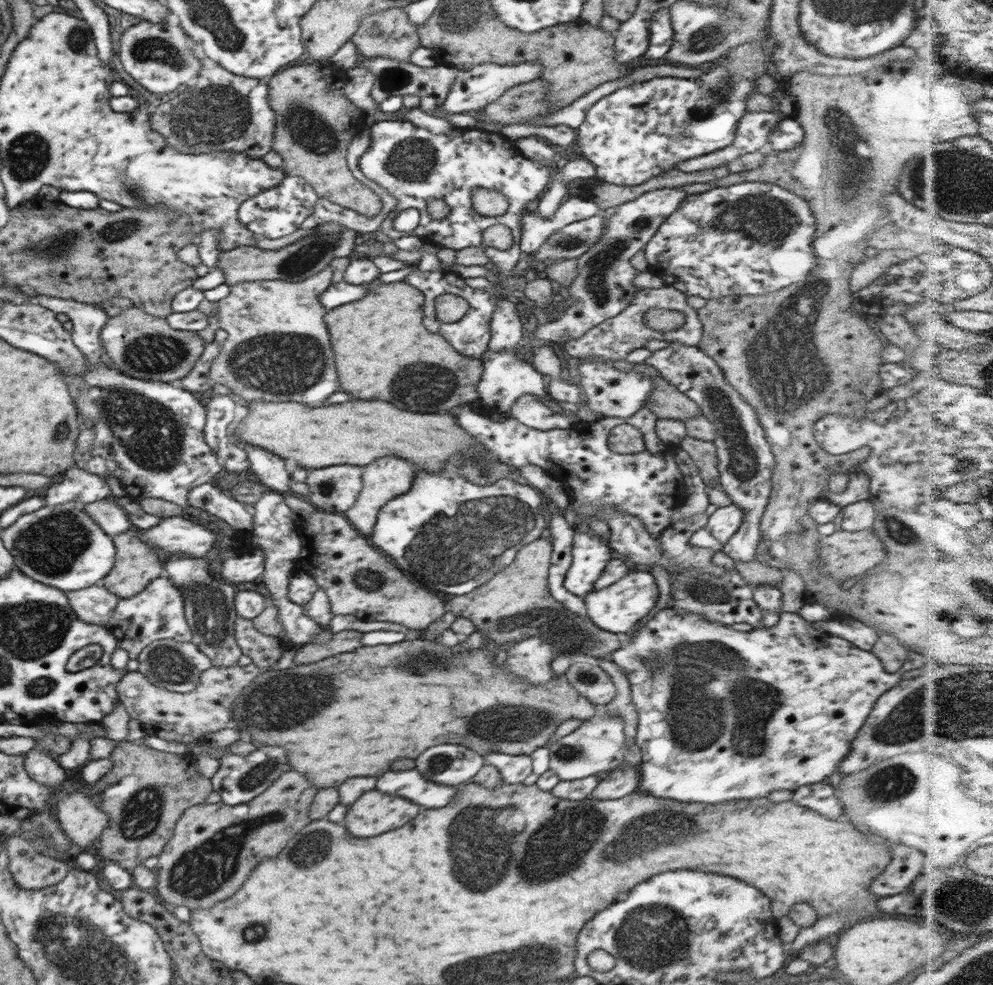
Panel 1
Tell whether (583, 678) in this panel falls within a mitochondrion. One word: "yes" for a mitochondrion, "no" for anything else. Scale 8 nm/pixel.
yes

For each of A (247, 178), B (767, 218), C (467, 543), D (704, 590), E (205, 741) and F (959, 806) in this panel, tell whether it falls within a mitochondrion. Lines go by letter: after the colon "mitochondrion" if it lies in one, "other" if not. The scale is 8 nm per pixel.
A: other
B: mitochondrion
C: mitochondrion
D: mitochondrion
E: other
F: other

